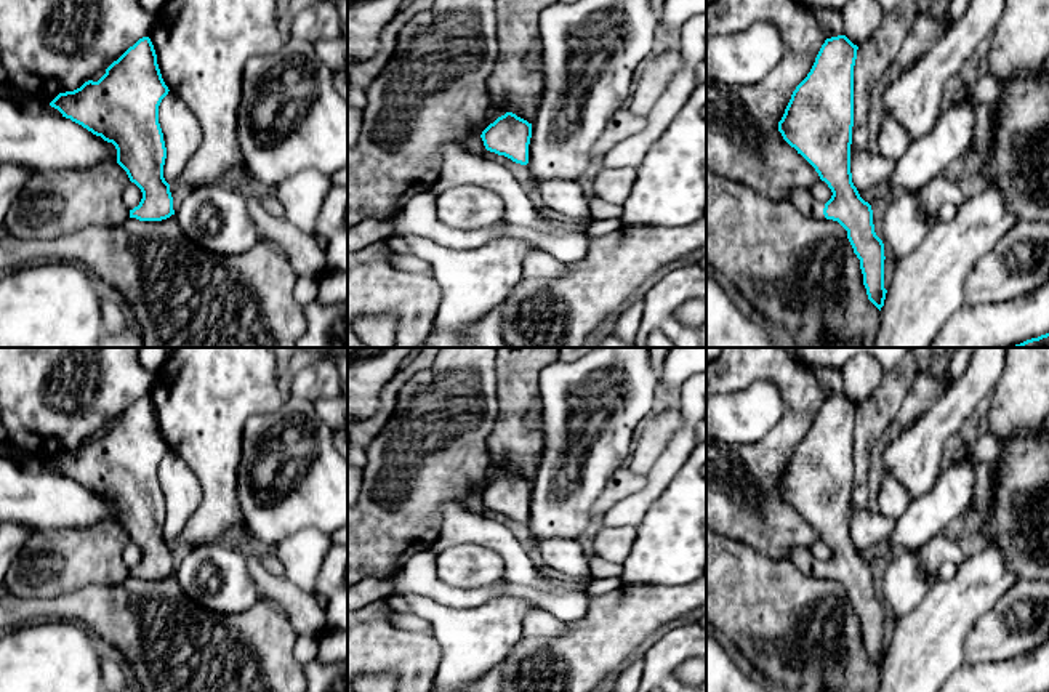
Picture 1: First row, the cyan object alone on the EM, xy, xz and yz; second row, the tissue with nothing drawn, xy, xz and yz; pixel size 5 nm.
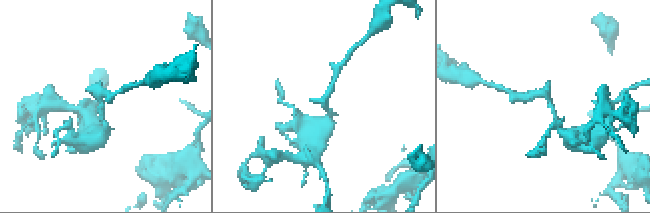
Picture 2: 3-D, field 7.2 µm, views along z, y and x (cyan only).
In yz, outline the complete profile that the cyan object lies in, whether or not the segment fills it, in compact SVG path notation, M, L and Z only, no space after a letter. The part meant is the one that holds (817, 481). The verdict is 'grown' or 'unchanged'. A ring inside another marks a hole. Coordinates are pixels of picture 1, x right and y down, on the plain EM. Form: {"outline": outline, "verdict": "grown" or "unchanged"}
{"outline": "M846 394L825 399L810 431L793 450L778 481L778 490L815 527L833 551L828 561L820 561L807 548L794 548L790 551L788 561L809 577L833 578L847 589L847 597L860 618L868 658L881 670L887 652L884 647L884 602L874 591L871 564L860 556L850 532L857 408L858 405Z", "verdict": "grown"}

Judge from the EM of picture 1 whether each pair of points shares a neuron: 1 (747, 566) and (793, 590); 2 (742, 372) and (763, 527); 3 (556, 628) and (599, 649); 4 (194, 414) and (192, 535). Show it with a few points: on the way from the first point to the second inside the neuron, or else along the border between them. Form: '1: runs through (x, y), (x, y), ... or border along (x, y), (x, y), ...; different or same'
1: runs through (758, 577), (771, 590), (782, 590); same
2: runs through (788, 388), (793, 426), (763, 463), (763, 481); same
3: border along (567, 625), (556, 636), (526, 636); different
4: runs through (210, 444), (213, 450), (213, 505); same

